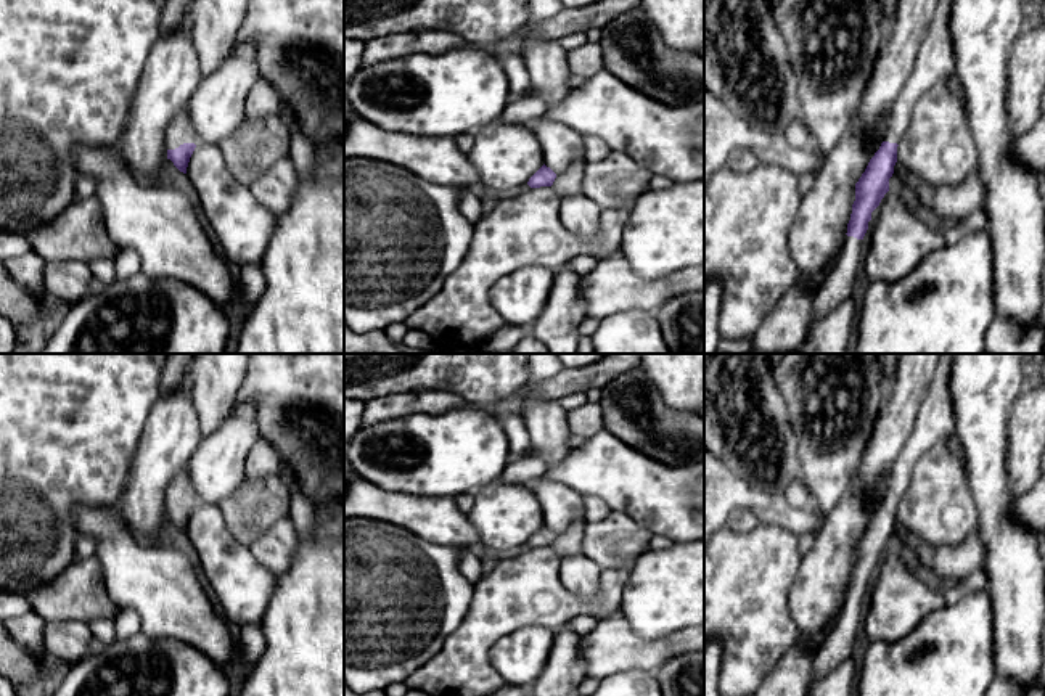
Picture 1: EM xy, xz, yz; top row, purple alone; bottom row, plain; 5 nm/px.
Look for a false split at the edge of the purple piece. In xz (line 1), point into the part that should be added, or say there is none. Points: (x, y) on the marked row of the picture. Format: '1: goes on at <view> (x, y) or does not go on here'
1: does not go on here

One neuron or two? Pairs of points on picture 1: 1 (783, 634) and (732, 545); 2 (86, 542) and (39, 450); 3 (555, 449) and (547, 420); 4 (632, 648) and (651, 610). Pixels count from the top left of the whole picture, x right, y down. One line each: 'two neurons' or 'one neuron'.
1: one neuron
2: two neurons
3: one neuron
4: two neurons

